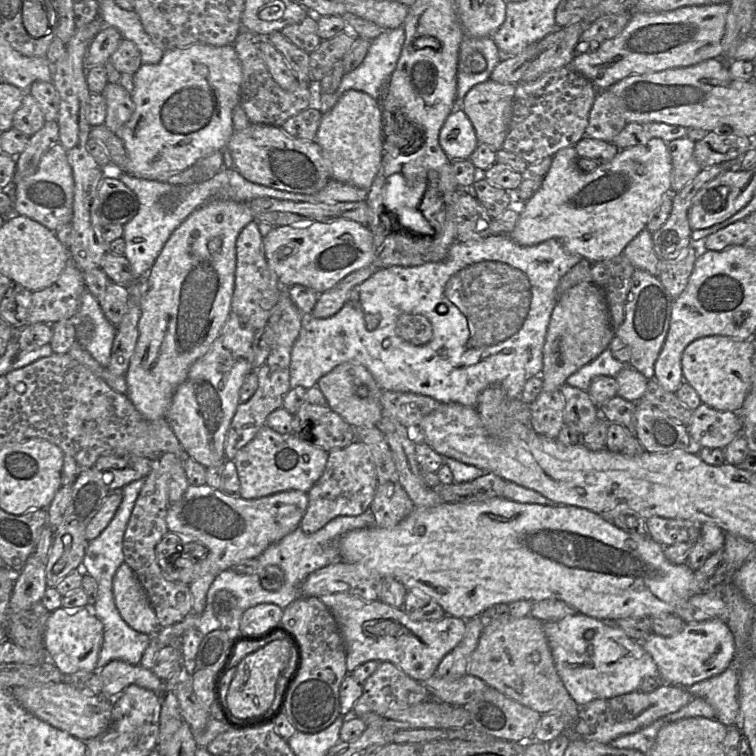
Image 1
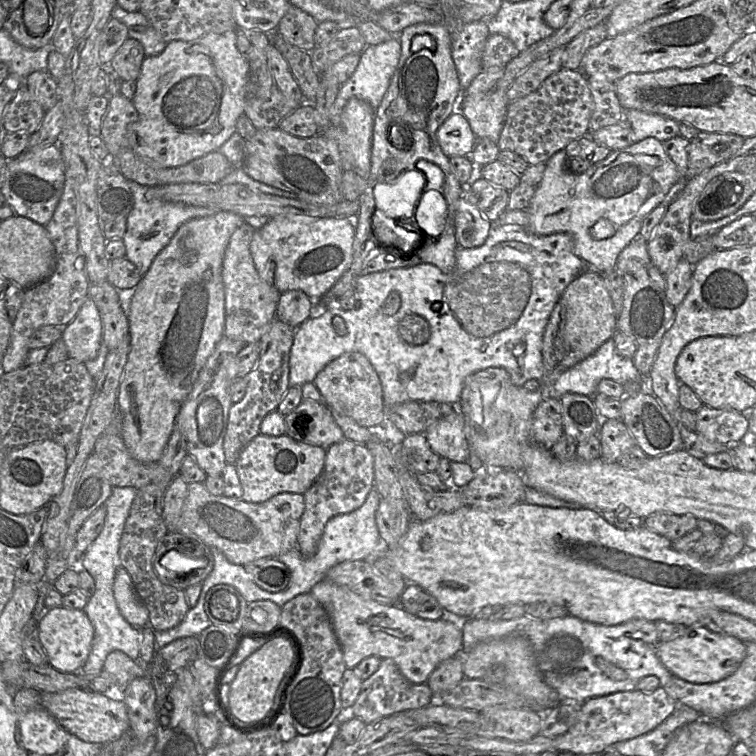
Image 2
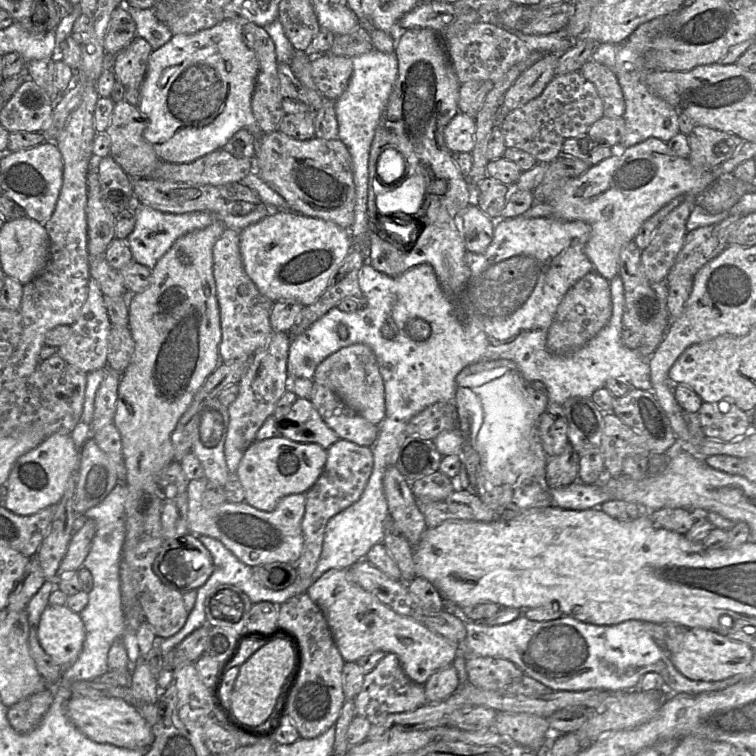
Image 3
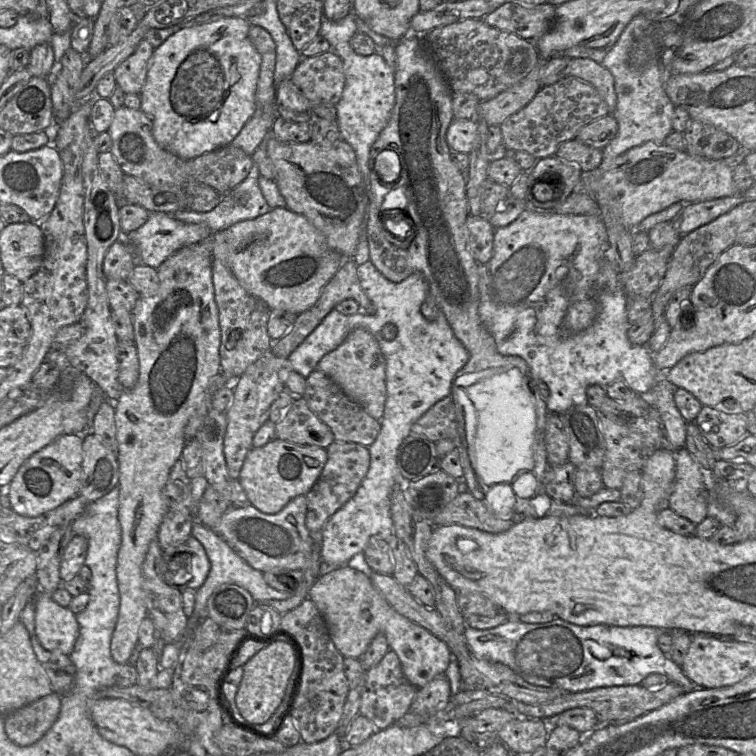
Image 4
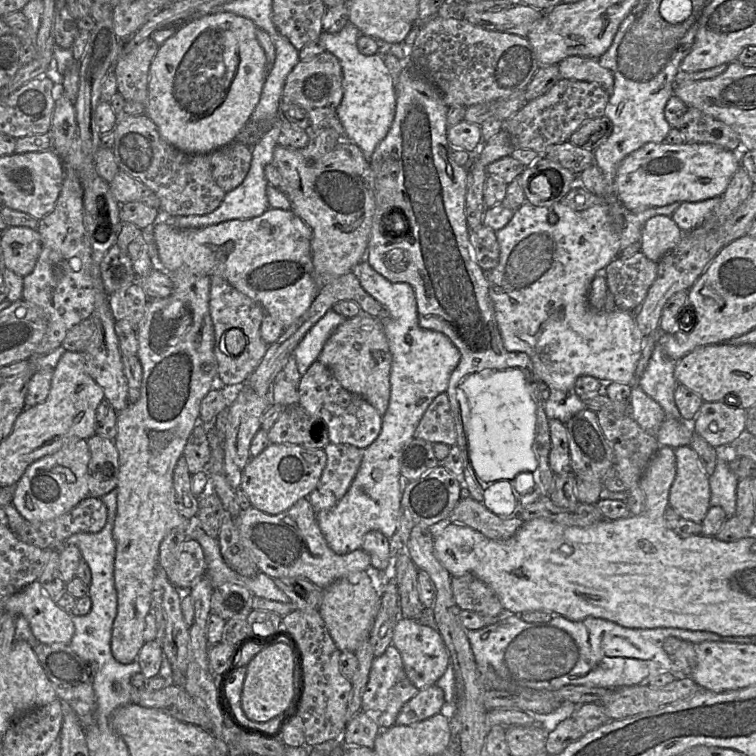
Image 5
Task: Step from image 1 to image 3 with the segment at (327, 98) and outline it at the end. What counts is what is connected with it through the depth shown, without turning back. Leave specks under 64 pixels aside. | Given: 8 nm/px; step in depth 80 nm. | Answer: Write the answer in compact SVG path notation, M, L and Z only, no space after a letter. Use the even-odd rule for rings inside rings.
M377 49L351 58L353 72L347 87L335 102L338 123L338 139L348 148L352 159L353 177L356 190L354 222L350 228L352 247L358 248L368 260L370 247L368 239L368 162L372 141L380 117L386 108L398 73L398 60L394 53L383 53Z

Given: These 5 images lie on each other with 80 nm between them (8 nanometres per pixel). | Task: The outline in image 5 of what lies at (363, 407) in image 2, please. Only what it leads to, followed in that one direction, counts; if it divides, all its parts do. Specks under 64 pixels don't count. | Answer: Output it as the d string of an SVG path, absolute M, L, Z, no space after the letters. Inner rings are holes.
M360 312L358 316L343 321L324 344L318 360L331 370L334 377L349 392L369 402L383 416L390 398L390 370L392 355L383 329L383 321Z

